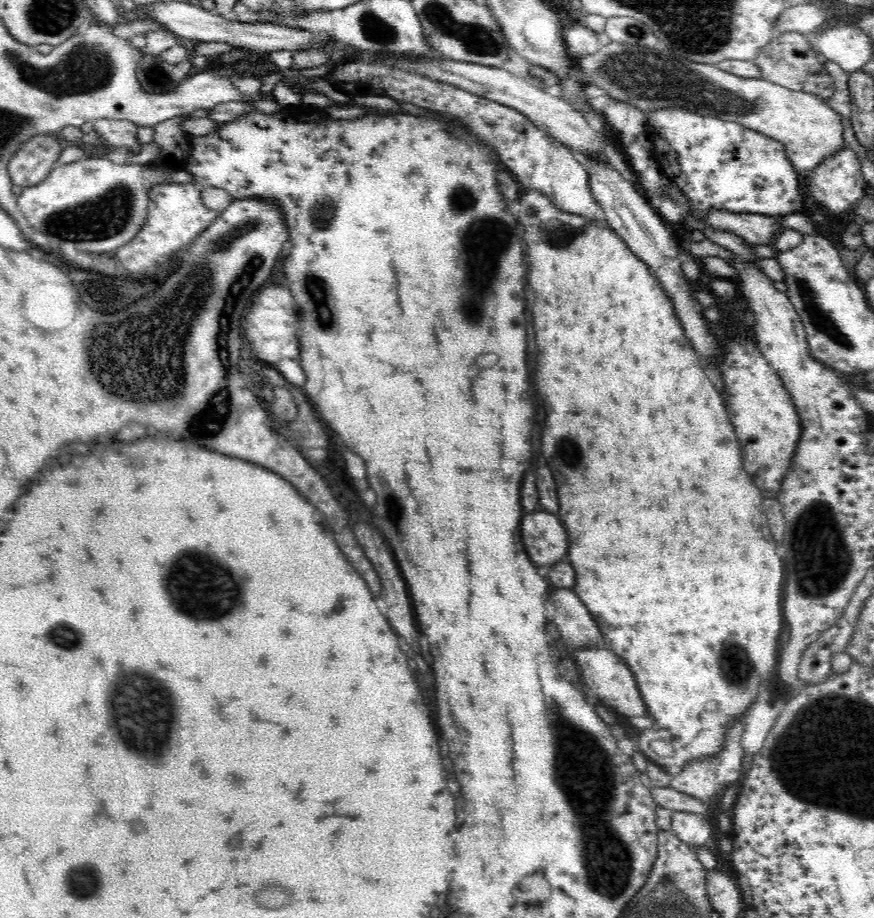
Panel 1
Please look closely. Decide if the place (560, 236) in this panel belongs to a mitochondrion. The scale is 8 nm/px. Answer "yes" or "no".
yes

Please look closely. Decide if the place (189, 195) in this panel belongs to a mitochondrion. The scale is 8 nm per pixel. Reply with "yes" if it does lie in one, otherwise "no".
no

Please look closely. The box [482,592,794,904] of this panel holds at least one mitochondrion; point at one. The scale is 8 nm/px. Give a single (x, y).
(575, 765)

